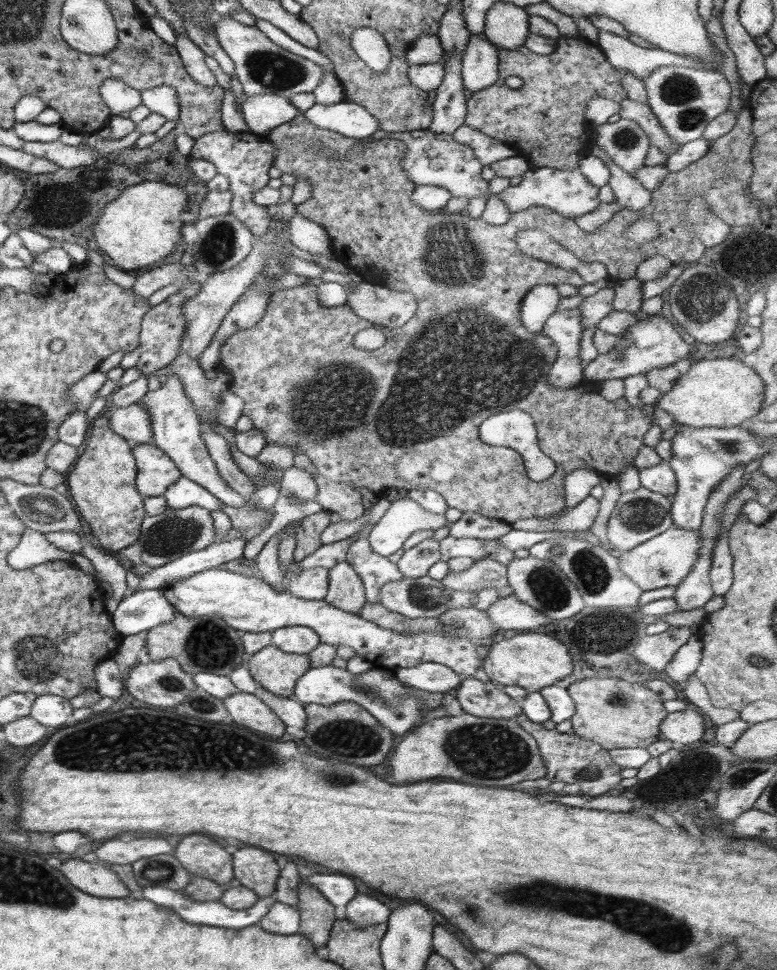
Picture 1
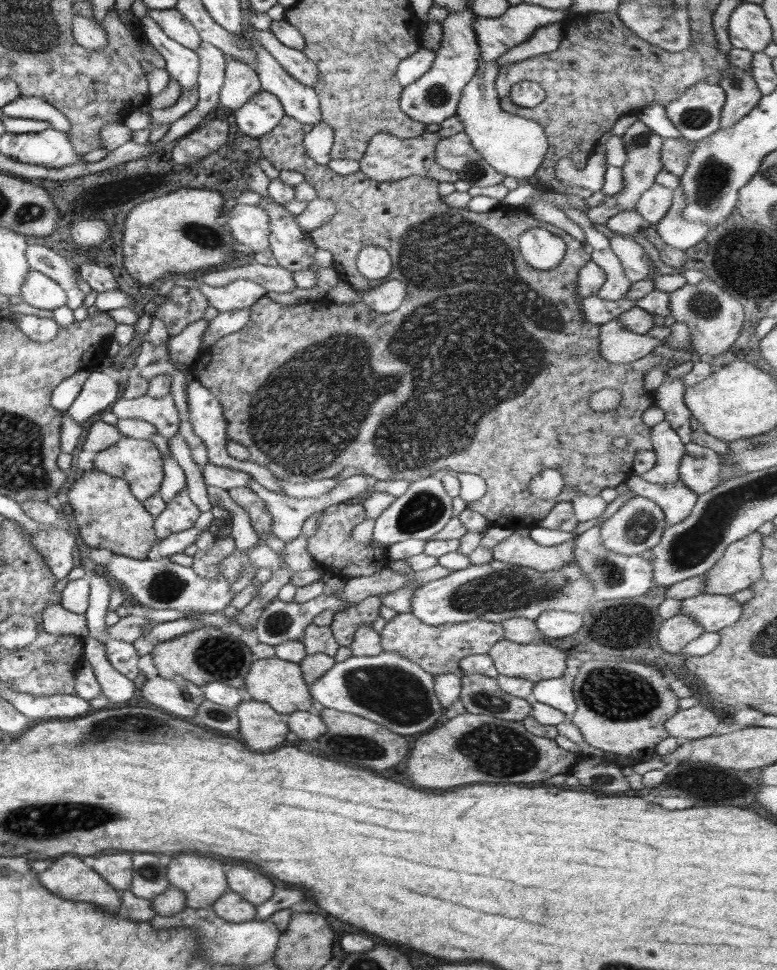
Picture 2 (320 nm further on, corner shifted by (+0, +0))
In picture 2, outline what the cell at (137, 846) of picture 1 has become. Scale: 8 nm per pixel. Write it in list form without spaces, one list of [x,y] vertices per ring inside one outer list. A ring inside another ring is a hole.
[[[132,853],[110,854],[100,858],[90,858],[88,866],[93,868],[116,890],[130,890],[133,881]]]

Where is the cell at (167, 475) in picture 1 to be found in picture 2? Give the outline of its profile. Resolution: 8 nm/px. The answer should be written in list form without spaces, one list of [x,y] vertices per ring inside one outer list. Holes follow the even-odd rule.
[[[121,437],[118,442],[95,456],[93,466],[110,476],[123,478],[130,485],[131,493],[141,502],[158,494],[164,478],[162,454],[150,439]]]

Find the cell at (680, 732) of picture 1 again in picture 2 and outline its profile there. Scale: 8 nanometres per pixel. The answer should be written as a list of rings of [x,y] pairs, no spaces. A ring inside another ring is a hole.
[[[698,704],[689,709],[679,709],[664,726],[669,736],[692,740],[714,735],[719,722],[712,708]]]

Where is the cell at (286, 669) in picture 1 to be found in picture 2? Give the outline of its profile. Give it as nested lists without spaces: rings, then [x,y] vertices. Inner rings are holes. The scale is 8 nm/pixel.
[[[276,656],[260,658],[252,662],[245,678],[243,692],[246,697],[270,705],[281,715],[292,714],[296,710],[308,711],[314,703],[299,663],[288,662]]]

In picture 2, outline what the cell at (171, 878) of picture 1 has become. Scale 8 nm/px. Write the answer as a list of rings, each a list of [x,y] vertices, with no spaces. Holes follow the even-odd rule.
[[[133,853],[133,881],[130,891],[139,898],[154,899],[170,887],[167,866],[162,866],[156,856]]]

